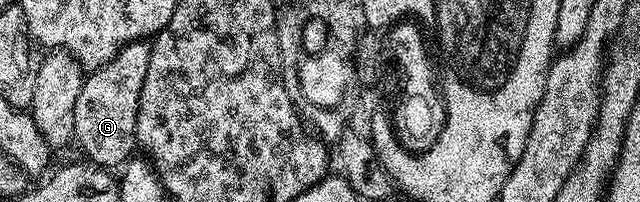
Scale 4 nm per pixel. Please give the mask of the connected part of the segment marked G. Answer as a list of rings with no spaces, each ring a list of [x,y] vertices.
[[[146,40],[134,41],[121,47],[107,65],[84,76],[81,95],[77,95],[77,107],[73,107],[74,140],[79,141],[82,156],[91,164],[111,171],[114,165],[122,166],[136,152],[137,107],[149,71],[150,54],[151,47]]]

